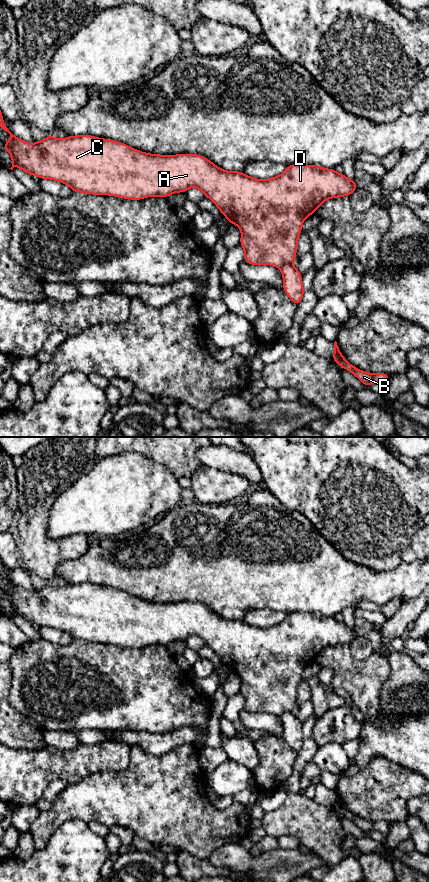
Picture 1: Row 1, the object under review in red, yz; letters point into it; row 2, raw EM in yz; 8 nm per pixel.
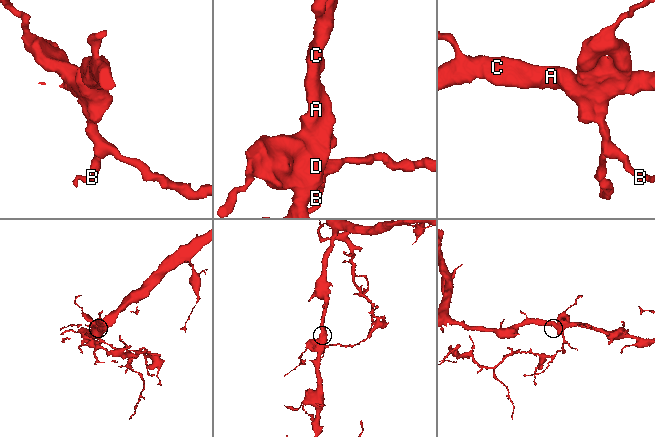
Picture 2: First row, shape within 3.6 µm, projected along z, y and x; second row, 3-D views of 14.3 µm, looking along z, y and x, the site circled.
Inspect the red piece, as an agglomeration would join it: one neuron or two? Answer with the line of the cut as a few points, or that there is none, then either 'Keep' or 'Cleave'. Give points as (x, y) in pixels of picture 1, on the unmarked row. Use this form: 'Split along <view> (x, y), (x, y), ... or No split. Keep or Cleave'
Split along yz (291, 710), (285, 711), (280, 716). Cleave

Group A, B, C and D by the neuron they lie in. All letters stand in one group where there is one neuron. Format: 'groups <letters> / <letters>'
groups A C D / B

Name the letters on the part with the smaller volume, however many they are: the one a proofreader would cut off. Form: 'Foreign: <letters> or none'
Foreign: B

